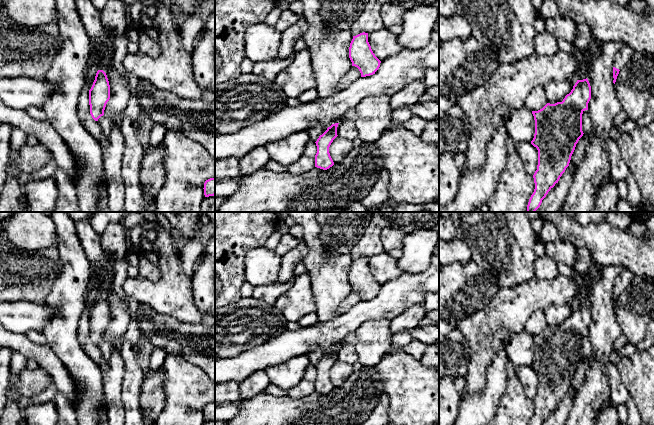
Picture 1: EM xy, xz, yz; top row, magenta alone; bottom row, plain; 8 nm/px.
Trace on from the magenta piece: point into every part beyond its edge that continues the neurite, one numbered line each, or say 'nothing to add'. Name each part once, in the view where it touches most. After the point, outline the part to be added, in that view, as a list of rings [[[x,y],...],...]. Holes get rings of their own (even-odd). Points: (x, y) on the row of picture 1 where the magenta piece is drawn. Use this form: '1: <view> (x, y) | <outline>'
1: yz (624, 55) | [[[628,44],[624,45],[616,54],[613,62],[613,67],[621,70],[634,55],[634,48]]]

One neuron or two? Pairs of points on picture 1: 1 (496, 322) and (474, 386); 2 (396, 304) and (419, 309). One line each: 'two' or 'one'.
1: one
2: two

